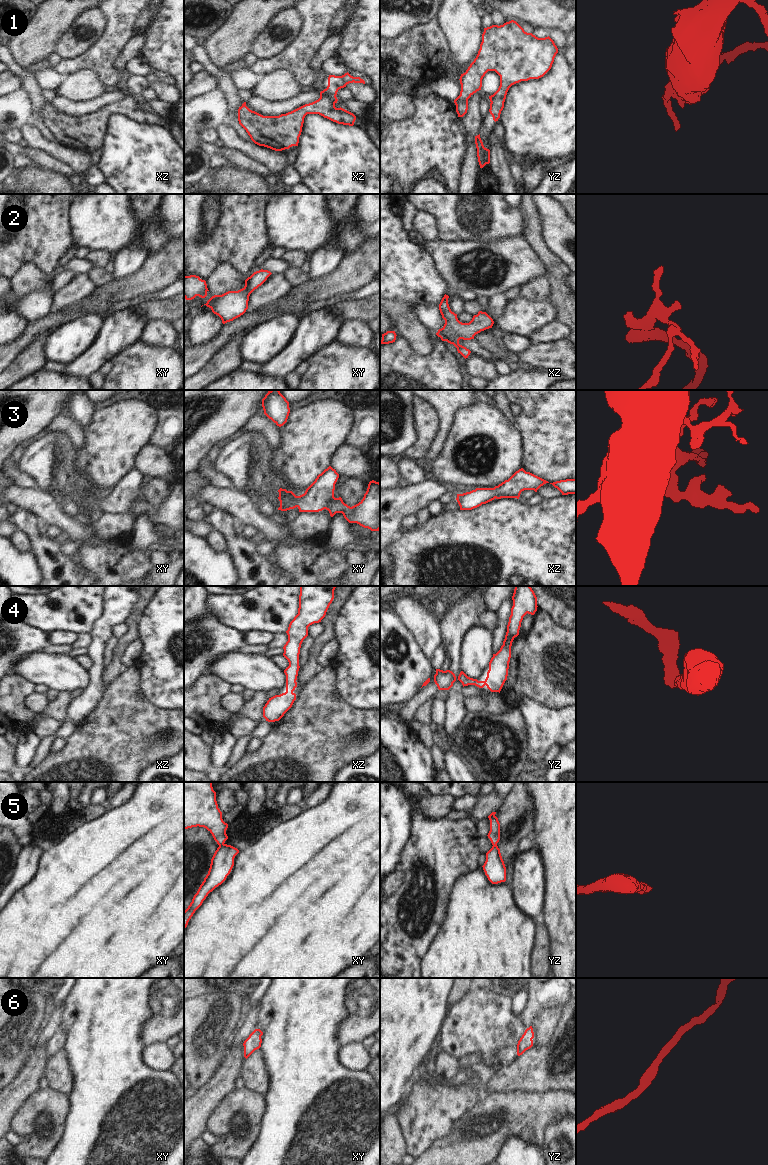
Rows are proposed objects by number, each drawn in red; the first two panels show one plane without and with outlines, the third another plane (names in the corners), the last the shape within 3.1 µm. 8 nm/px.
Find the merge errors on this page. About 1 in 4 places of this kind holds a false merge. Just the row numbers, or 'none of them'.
1, 5

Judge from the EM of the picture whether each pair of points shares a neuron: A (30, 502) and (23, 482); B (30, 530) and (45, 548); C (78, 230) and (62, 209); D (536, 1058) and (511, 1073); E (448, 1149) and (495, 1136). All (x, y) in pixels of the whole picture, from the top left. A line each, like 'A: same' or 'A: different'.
A: different
B: same
C: different
D: same
E: same

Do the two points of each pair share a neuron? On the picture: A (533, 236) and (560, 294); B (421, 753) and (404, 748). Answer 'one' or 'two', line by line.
A: one
B: one

